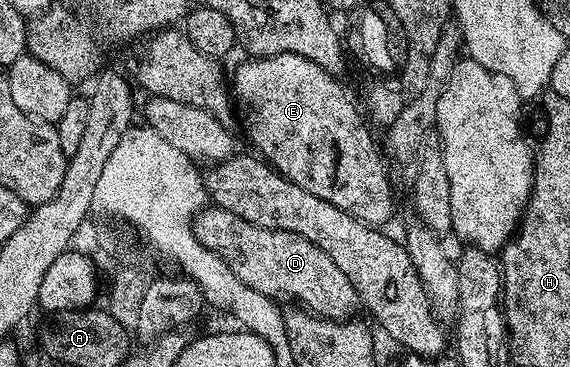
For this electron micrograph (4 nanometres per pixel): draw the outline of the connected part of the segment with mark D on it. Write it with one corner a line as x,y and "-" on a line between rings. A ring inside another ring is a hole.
215,207
201,209
192,220
192,230
200,245
217,253
248,289
262,291
262,295
273,299
285,297
285,302
295,303
325,321
355,318
356,309
361,308
356,289
350,279
342,275
334,259
302,235
254,227
254,223
246,223
246,219
238,219
238,215
230,215
230,211

